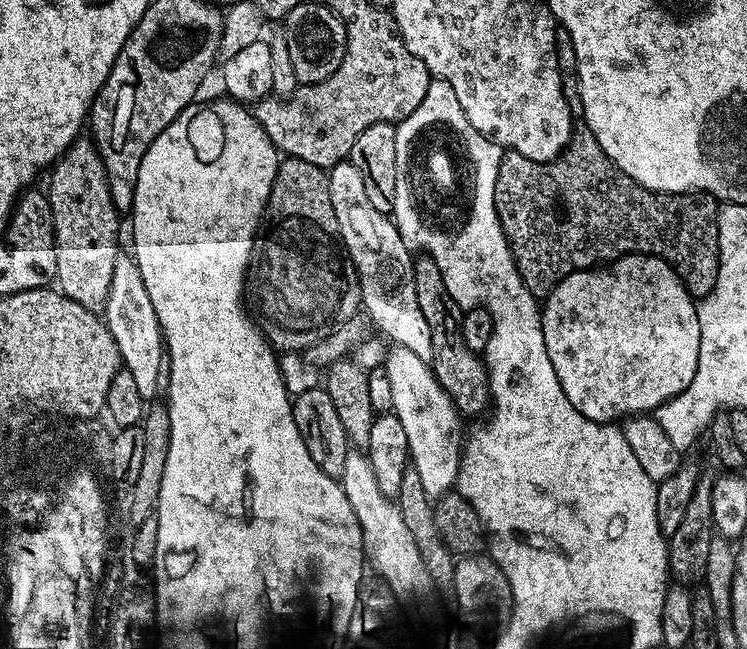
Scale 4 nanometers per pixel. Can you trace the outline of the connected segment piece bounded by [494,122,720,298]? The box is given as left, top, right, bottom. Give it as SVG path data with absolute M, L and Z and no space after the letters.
M580 122L572 129L572 141L567 148L549 164L539 164L530 158L526 158L517 152L505 151L500 157L500 169L498 170L498 182L494 188L494 200L496 202L496 213L500 219L500 225L504 231L504 237L508 239L508 248L512 251L512 258L516 263L518 274L522 282L532 291L537 298L549 296L552 285L562 278L574 274L583 268L594 268L603 266L611 261L617 260L619 256L631 256L633 254L647 254L657 256L666 261L678 274L678 278L688 287L688 293L694 298L703 298L710 294L714 282L718 278L718 214L720 213L718 201L715 196L709 196L706 192L655 192L630 178L622 169L610 159L598 146L594 134L588 129L587 124Z

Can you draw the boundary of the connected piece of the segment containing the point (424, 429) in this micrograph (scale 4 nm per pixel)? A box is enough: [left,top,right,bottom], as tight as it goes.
[383,347,461,497]

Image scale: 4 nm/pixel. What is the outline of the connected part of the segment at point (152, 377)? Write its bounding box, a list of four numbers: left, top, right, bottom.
[102,254,166,398]

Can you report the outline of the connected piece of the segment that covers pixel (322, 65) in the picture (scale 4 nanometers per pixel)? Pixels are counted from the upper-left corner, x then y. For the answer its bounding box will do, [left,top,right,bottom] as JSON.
[282,3,348,85]

